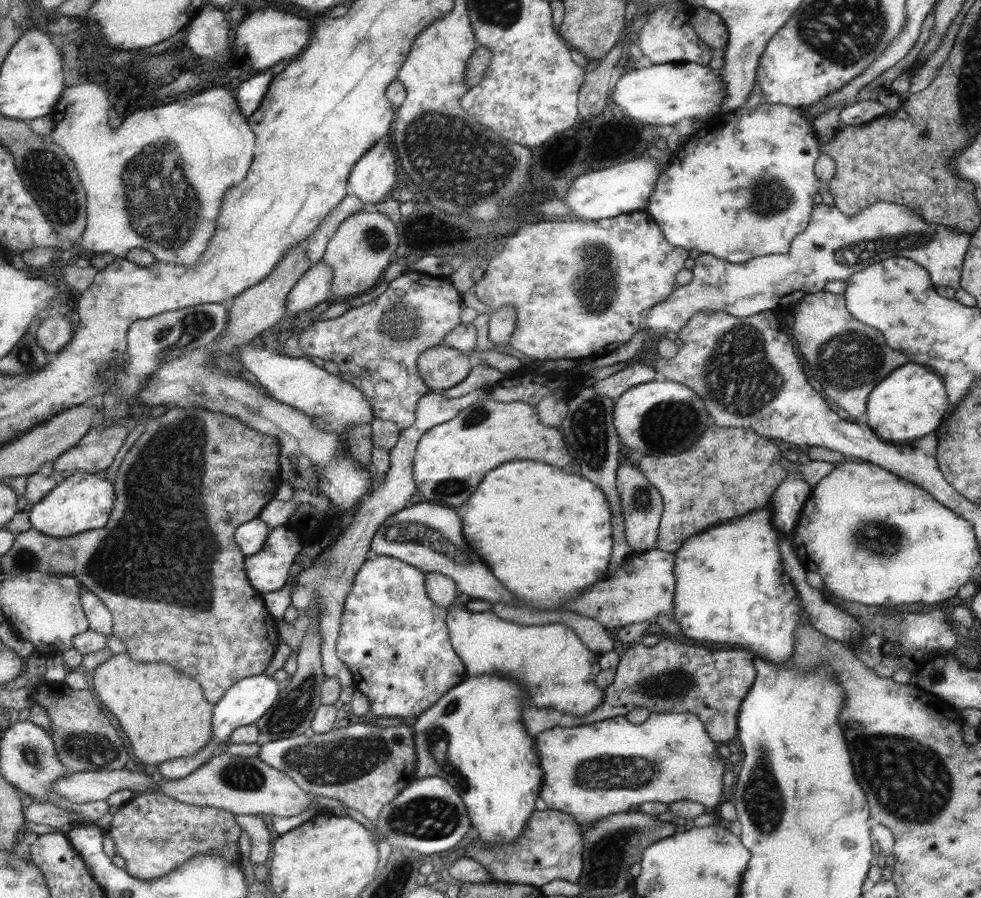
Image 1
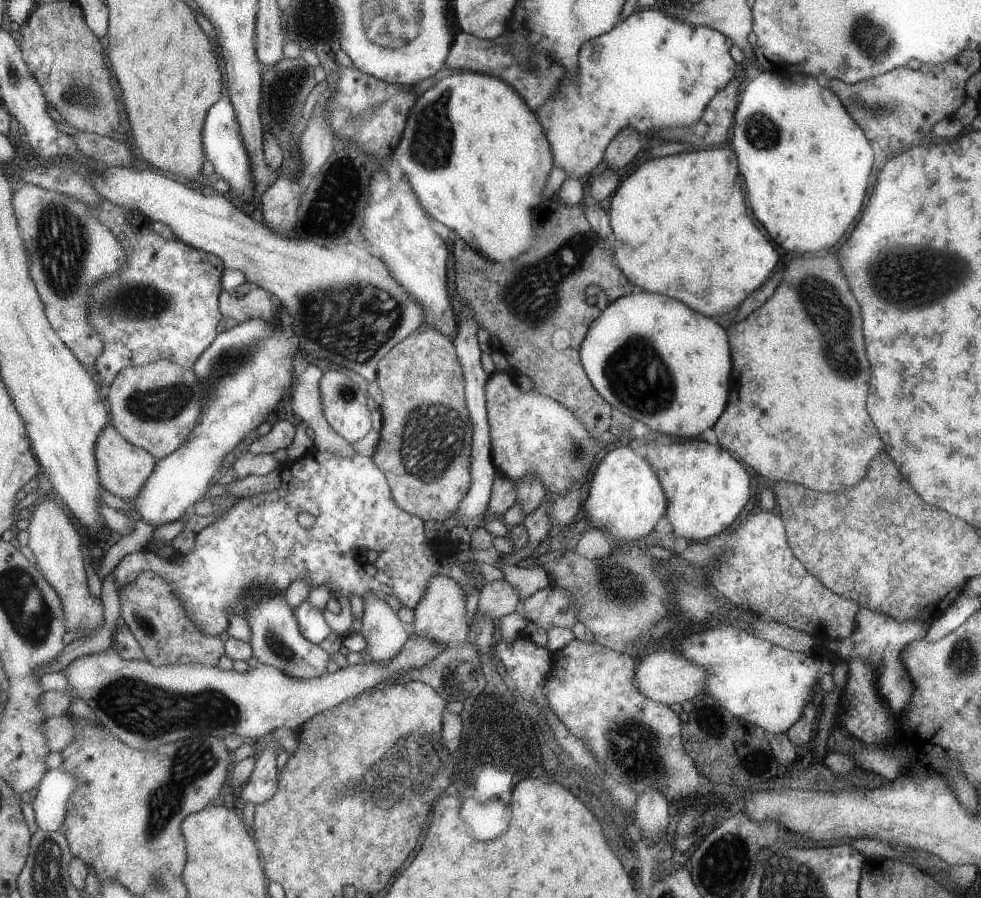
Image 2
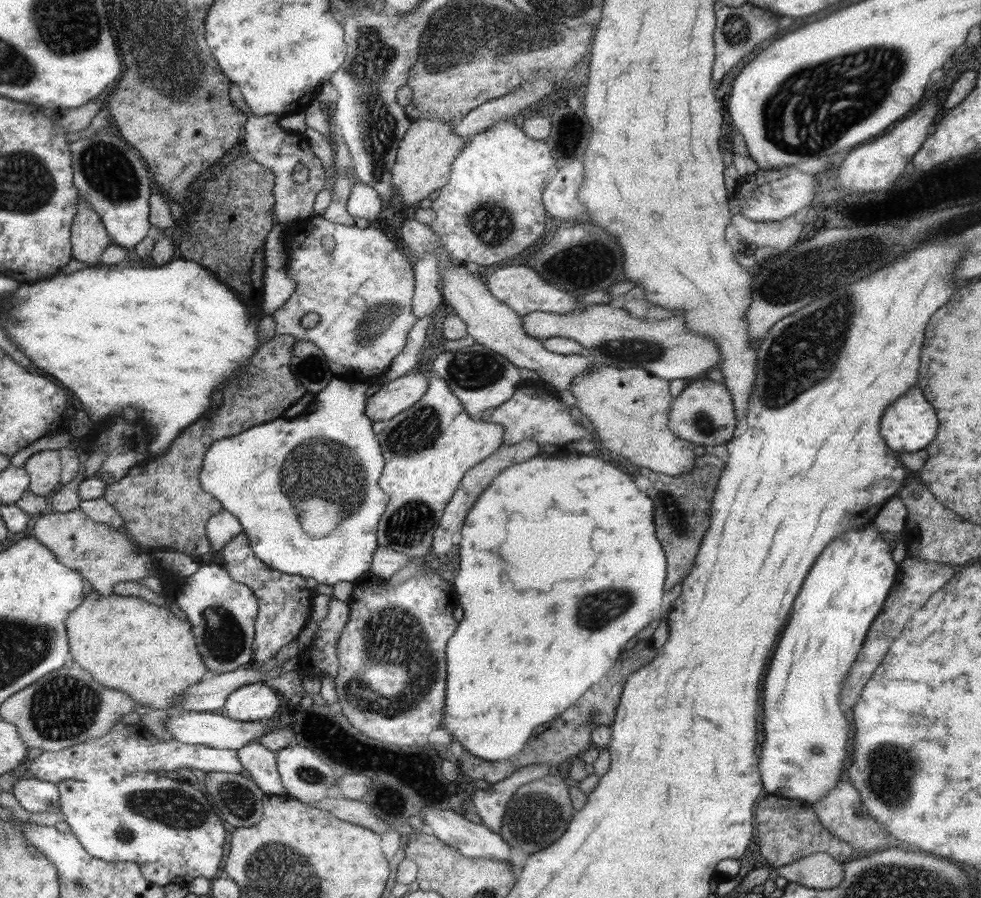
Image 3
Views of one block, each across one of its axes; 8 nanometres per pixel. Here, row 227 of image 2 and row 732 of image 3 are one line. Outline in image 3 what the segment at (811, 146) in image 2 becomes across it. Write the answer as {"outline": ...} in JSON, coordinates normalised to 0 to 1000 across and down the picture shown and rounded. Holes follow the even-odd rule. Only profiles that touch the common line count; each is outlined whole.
{"outline":[[[889,582],[880,588],[859,590],[837,612],[808,669],[807,684],[788,726],[778,764],[778,826],[776,826],[776,871],[780,882],[800,890],[819,891],[827,896],[837,891],[855,869],[865,829],[865,804],[855,790],[857,764],[863,746],[877,727],[880,713],[897,684],[913,648],[914,628],[904,608],[894,597]]]}

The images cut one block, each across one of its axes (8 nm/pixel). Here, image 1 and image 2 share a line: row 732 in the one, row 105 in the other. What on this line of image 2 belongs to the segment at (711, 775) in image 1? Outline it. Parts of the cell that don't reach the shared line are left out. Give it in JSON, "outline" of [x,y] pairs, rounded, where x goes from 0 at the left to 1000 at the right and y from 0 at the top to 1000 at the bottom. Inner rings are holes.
{"outline":[[[654,9],[645,11],[633,27],[628,27],[623,35],[598,45],[590,56],[587,84],[578,84],[575,88],[569,86],[569,99],[567,104],[556,110],[550,116],[550,119],[547,119],[545,122],[547,134],[550,134],[550,137],[555,139],[555,147],[558,149],[559,159],[563,160],[566,184],[577,194],[577,198],[595,202],[600,192],[616,176],[616,167],[635,141],[643,141],[645,145],[648,145],[653,154],[664,146],[701,141],[708,138],[714,133],[714,129],[717,128],[718,120],[723,111],[730,106],[730,102],[738,99],[739,95],[748,87],[749,80],[751,80],[751,73],[749,73],[749,69],[743,62],[743,53],[745,53],[745,45],[743,45],[743,41],[739,42],[739,40],[733,38],[731,32],[695,26],[682,19],[680,13],[674,11],[655,11]]]}

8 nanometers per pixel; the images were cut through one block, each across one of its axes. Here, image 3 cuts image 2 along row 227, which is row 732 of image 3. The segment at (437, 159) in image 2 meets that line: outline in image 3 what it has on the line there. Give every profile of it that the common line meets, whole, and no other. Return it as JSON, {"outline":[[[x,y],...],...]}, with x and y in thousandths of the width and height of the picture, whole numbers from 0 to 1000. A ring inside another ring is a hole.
{"outline":[[[550,502],[536,513],[519,518],[498,538],[498,543],[486,553],[474,575],[474,584],[470,588],[470,604],[468,604],[470,630],[462,648],[462,653],[466,653],[468,675],[472,677],[472,690],[470,690],[470,697],[466,697],[466,706],[458,710],[458,724],[454,724],[454,728],[458,728],[458,764],[454,766],[454,800],[450,811],[456,813],[460,824],[466,824],[473,836],[489,846],[514,851],[515,846],[528,841],[536,832],[537,822],[545,811],[566,801],[568,795],[589,783],[590,777],[598,768],[612,761],[617,748],[625,742],[627,733],[635,724],[635,717],[647,704],[657,699],[664,690],[673,688],[676,646],[678,646],[678,619],[668,599],[666,588],[668,584],[666,584],[664,557],[645,541],[639,528],[602,508],[566,510]],[[513,563],[515,563],[515,581],[507,586],[509,606],[505,608],[503,590],[505,590],[505,584],[509,584]]]}

